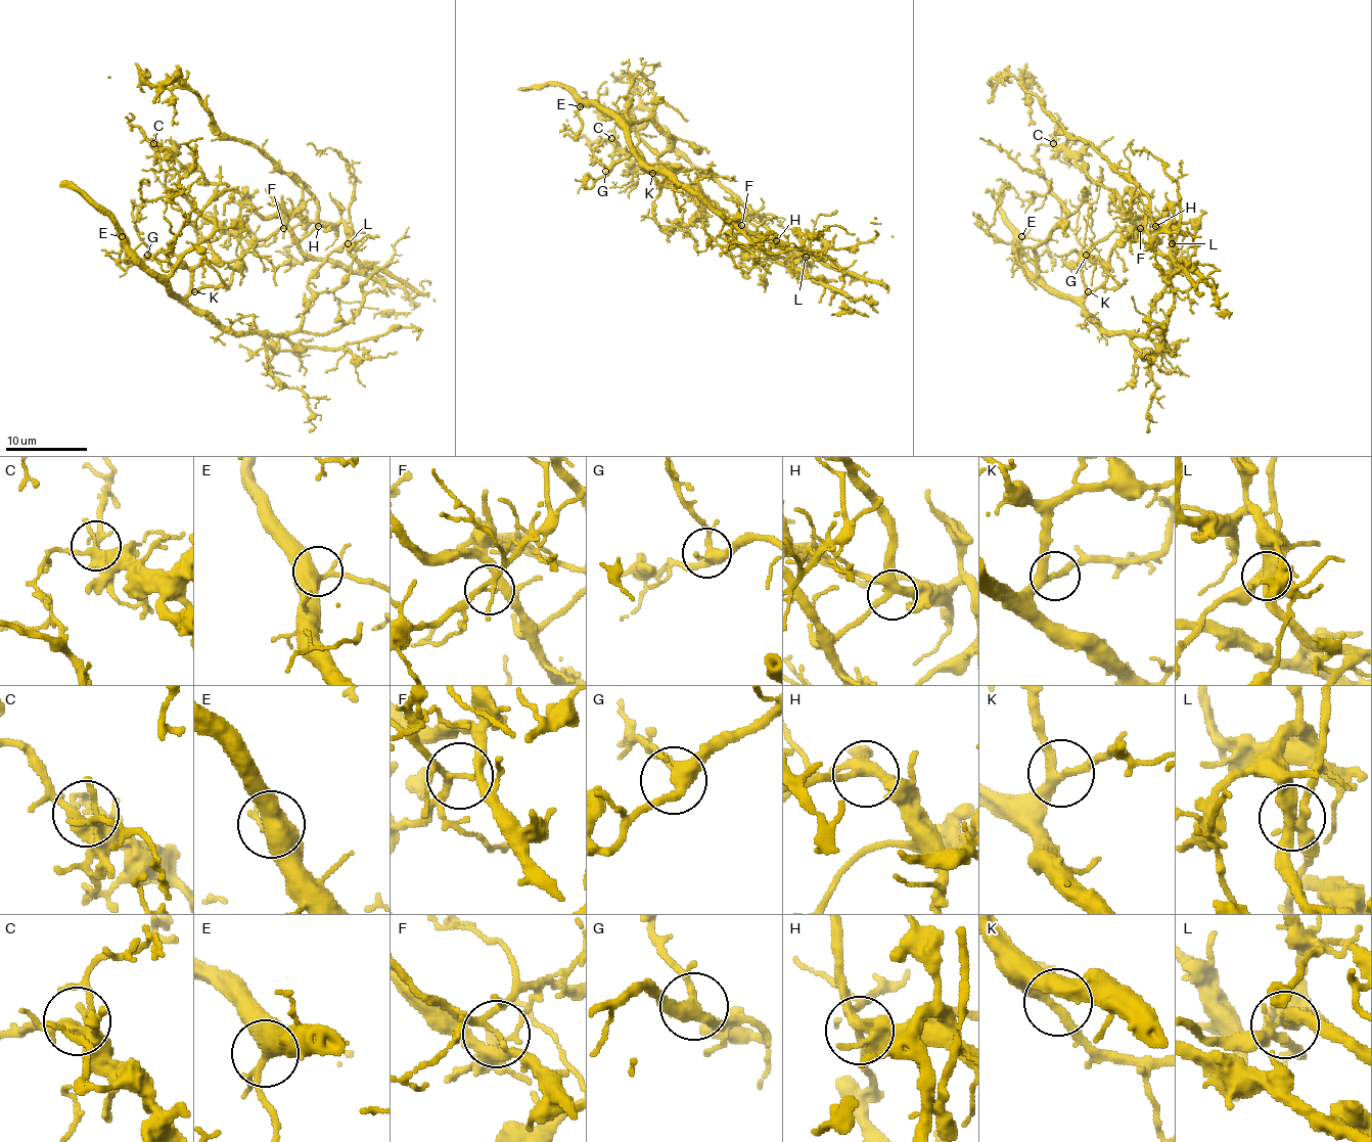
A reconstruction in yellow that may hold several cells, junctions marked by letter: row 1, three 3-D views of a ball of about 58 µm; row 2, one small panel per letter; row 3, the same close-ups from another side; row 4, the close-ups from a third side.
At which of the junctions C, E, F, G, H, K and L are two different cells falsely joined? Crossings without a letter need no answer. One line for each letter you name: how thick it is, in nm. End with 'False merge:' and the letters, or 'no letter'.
F: 180 nm thick
L: 400 nm thick
False merge: F, L

